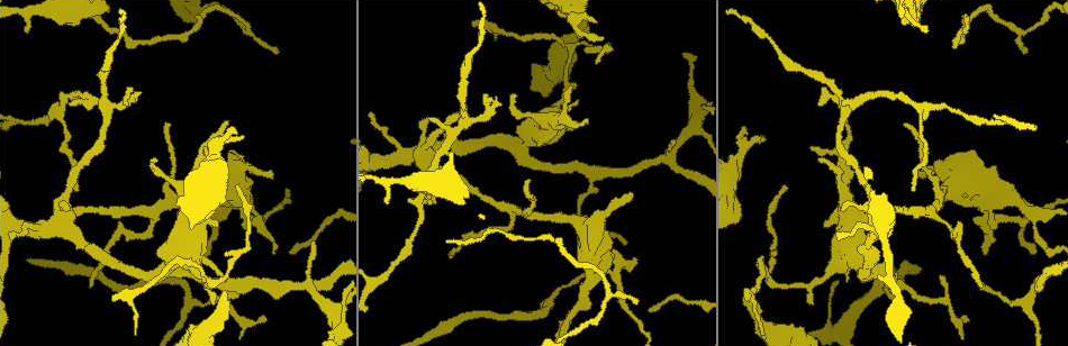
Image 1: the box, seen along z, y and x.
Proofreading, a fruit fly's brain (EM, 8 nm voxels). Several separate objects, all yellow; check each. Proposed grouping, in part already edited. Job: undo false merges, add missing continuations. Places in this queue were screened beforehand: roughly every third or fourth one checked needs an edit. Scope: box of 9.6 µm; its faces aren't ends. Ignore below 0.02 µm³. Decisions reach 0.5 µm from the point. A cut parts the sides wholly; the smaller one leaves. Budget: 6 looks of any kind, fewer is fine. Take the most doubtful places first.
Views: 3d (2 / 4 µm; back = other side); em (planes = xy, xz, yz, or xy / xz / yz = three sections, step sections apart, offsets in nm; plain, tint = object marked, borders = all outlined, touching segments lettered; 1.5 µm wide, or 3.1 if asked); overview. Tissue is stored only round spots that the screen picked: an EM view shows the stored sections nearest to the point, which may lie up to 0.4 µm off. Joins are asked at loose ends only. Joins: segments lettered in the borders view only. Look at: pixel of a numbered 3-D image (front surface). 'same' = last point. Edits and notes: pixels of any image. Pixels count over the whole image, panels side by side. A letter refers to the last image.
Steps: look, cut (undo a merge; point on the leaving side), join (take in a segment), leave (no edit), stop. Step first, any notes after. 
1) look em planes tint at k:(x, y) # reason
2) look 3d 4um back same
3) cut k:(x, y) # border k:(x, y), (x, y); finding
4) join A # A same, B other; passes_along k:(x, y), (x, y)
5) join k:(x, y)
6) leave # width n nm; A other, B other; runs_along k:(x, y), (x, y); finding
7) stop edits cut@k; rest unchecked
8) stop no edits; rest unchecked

look em planes tint at 1:(223, 292) # branch stops here

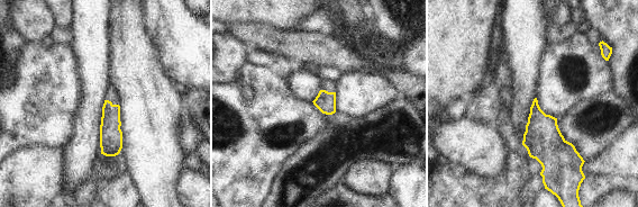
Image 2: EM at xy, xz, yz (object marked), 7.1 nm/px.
look em planes borders same # what lies round it

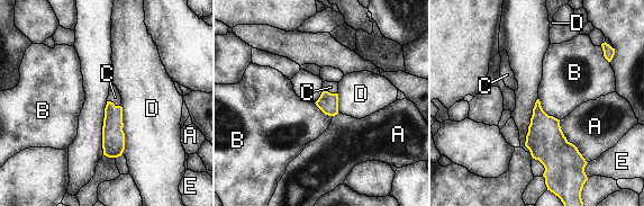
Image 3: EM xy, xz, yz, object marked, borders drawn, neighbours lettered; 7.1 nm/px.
join C # longest_contact A 360 nm; A other, B other, C same, D other, E other; passes_along 3:(112, 135), (114, 104), (115, 97); it goes on there

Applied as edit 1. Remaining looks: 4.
look em planes borders at 1:(748, 300) # thin end

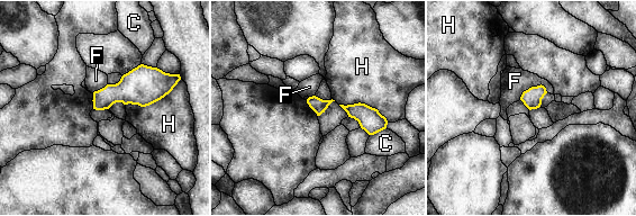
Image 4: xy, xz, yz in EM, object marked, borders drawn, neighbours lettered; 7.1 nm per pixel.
leave # width 100 nm; C other, F other, H other; border 4:(546, 88), (532, 86), (519, 99); no lettered segment goes on from it

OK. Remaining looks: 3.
look em planes borders at 1:(586, 120) # branch stops here

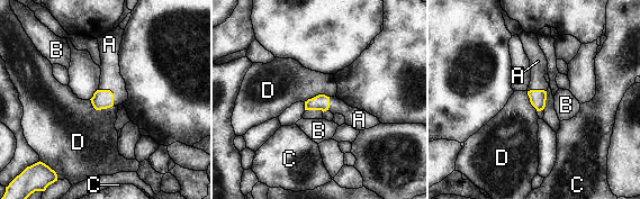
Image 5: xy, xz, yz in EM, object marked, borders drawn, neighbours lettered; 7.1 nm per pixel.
join A # A same, B other, C other, D other; passes_along 5:(102, 99), (111, 92), (110, 79); it goes on there

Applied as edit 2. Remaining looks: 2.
stop edits join@3, join@5; rest unchecked

